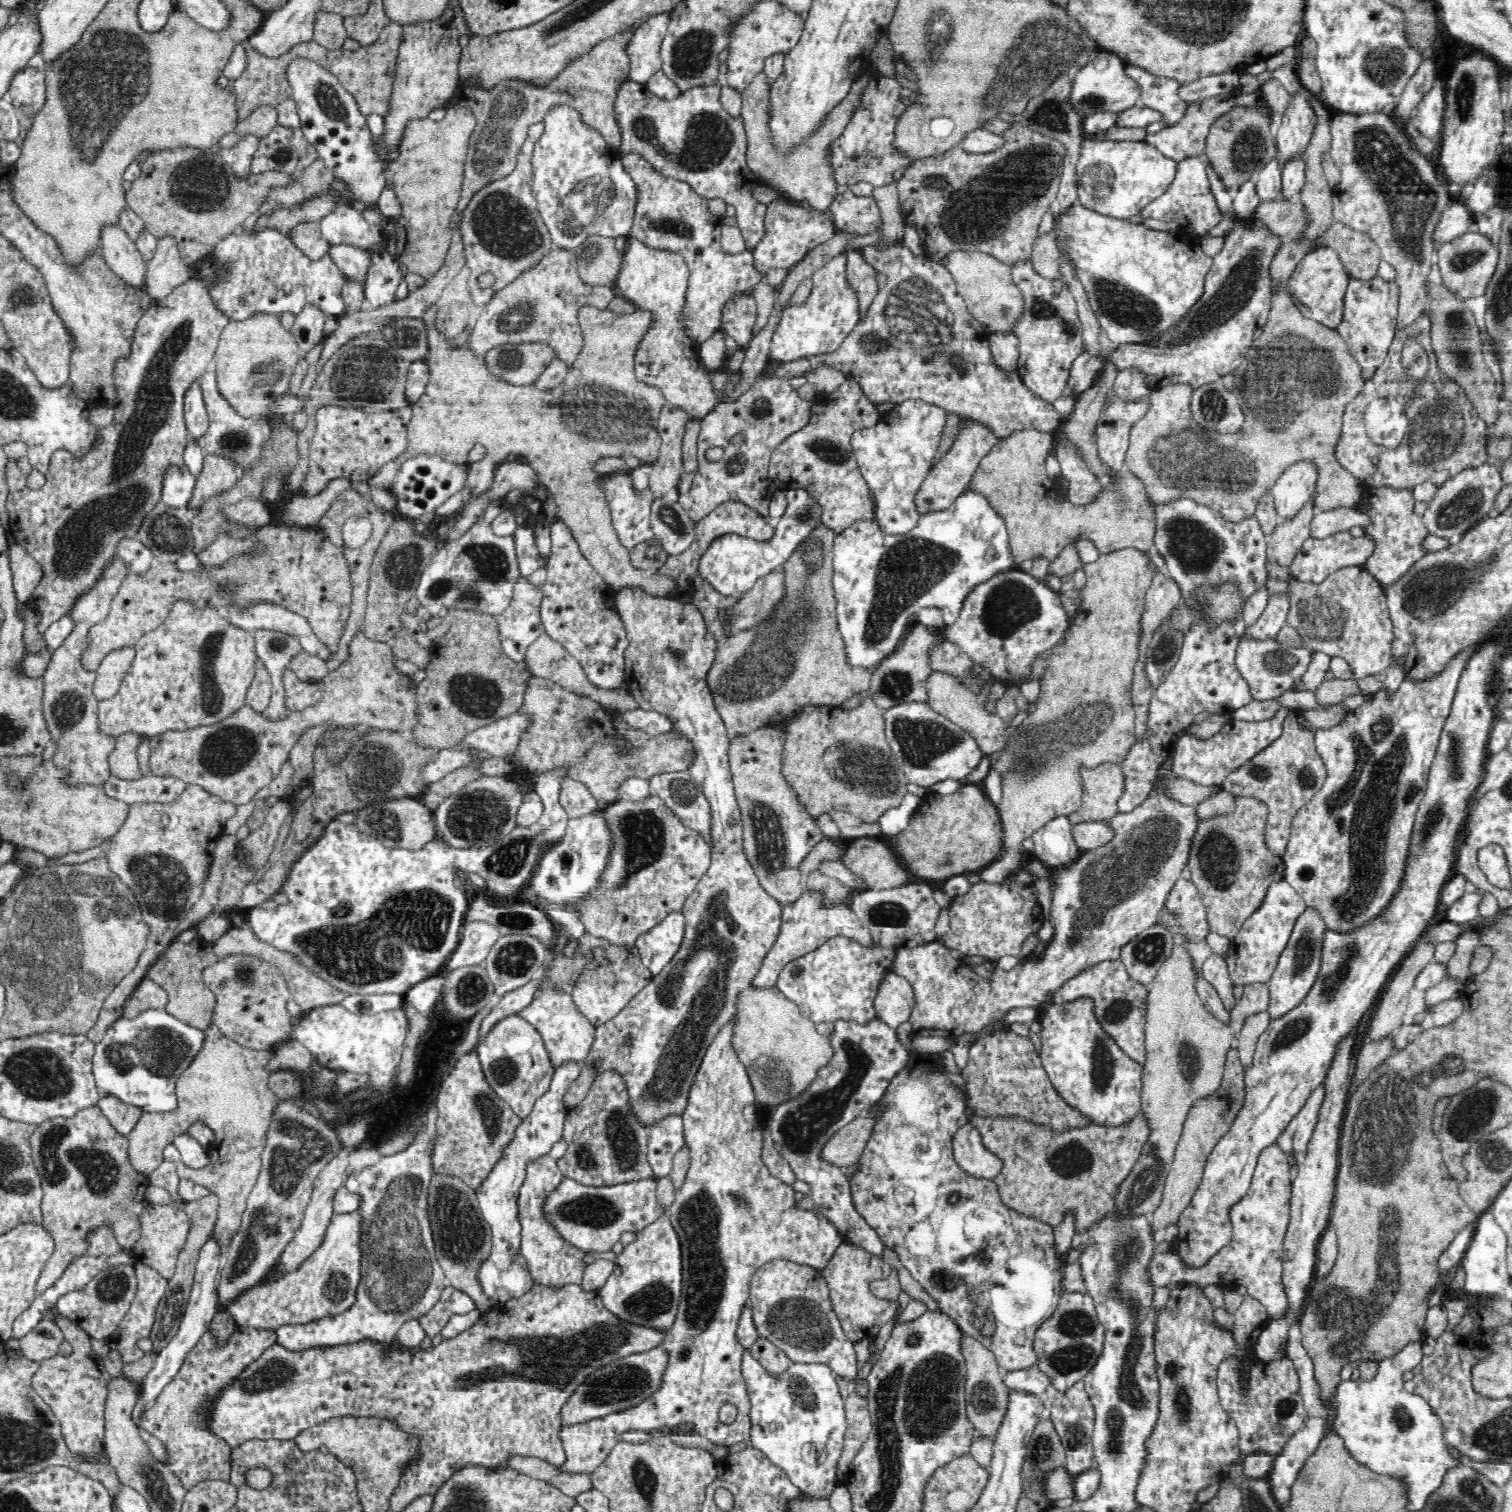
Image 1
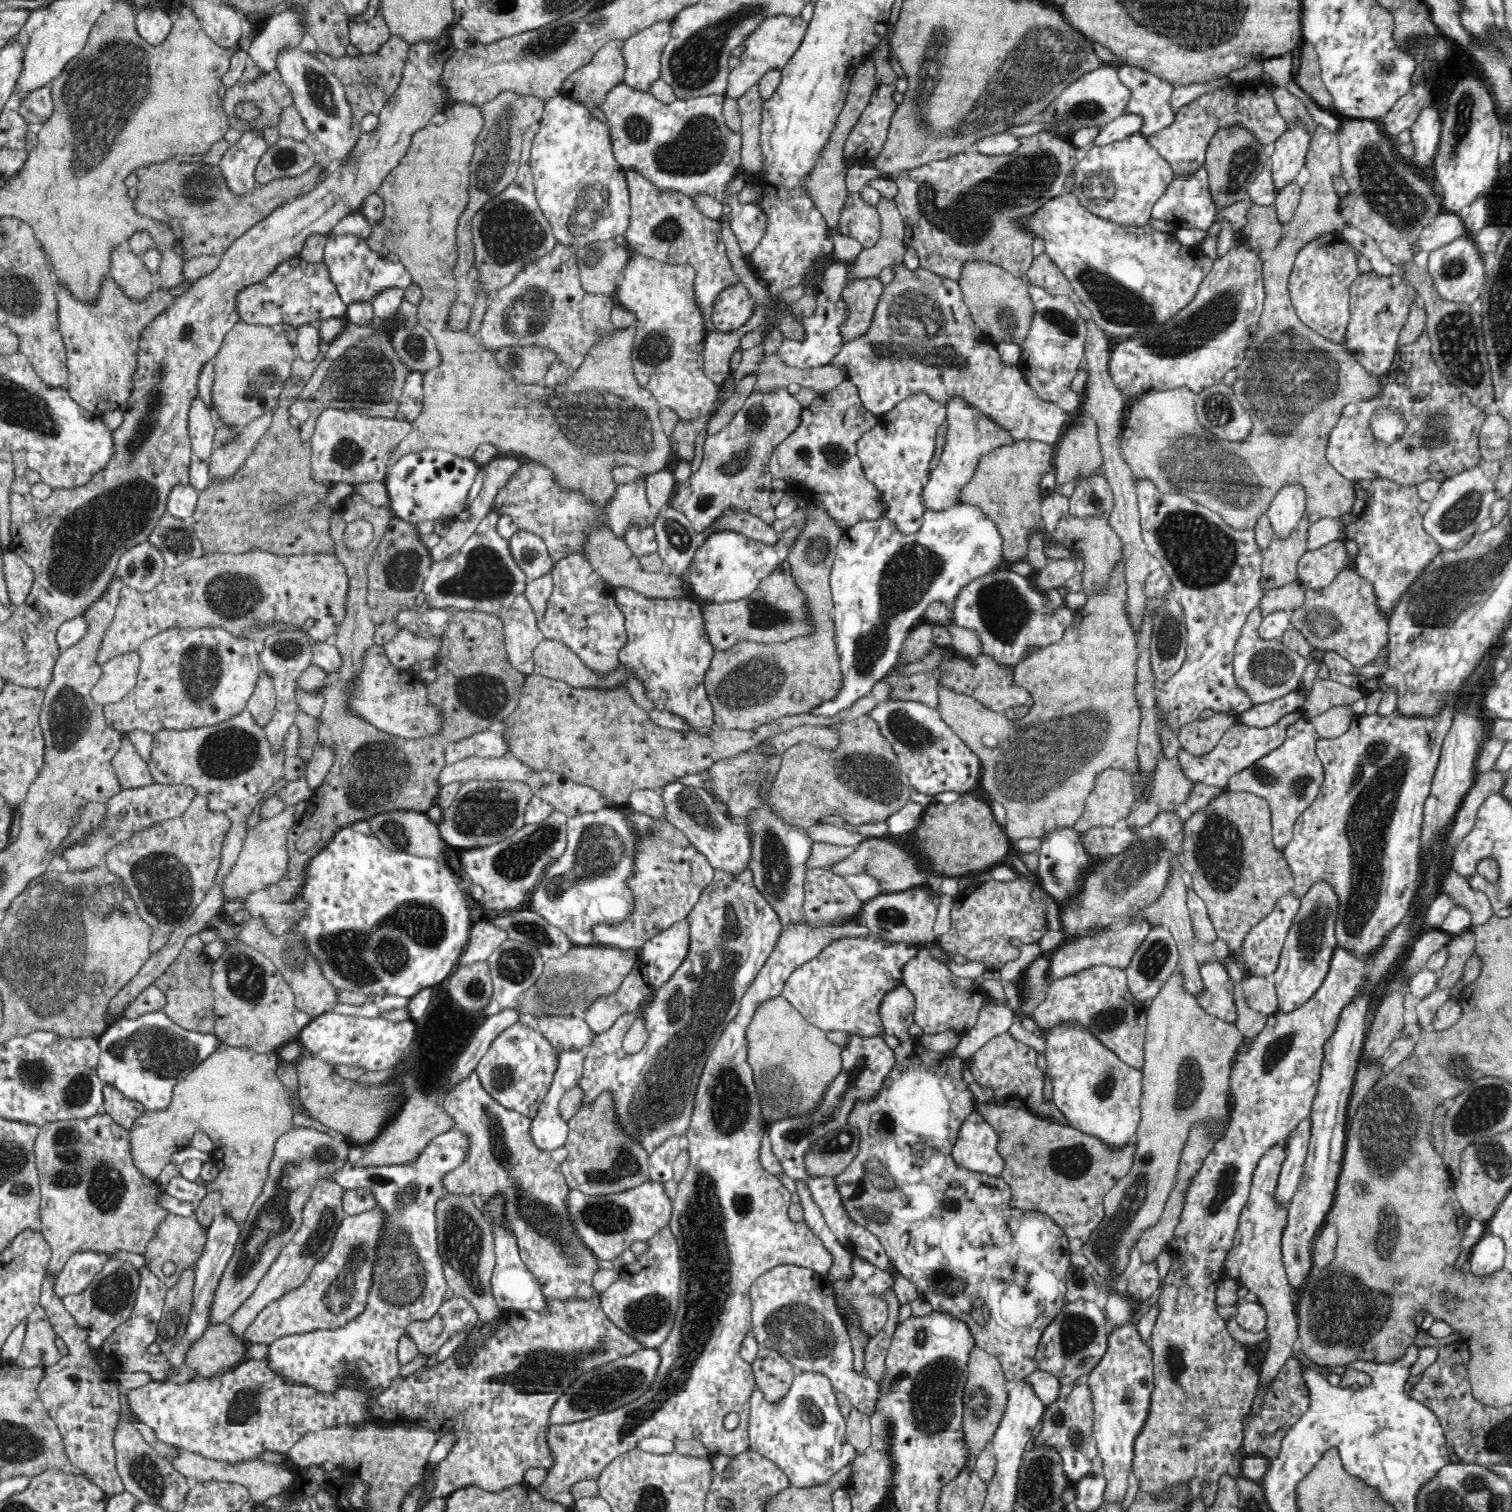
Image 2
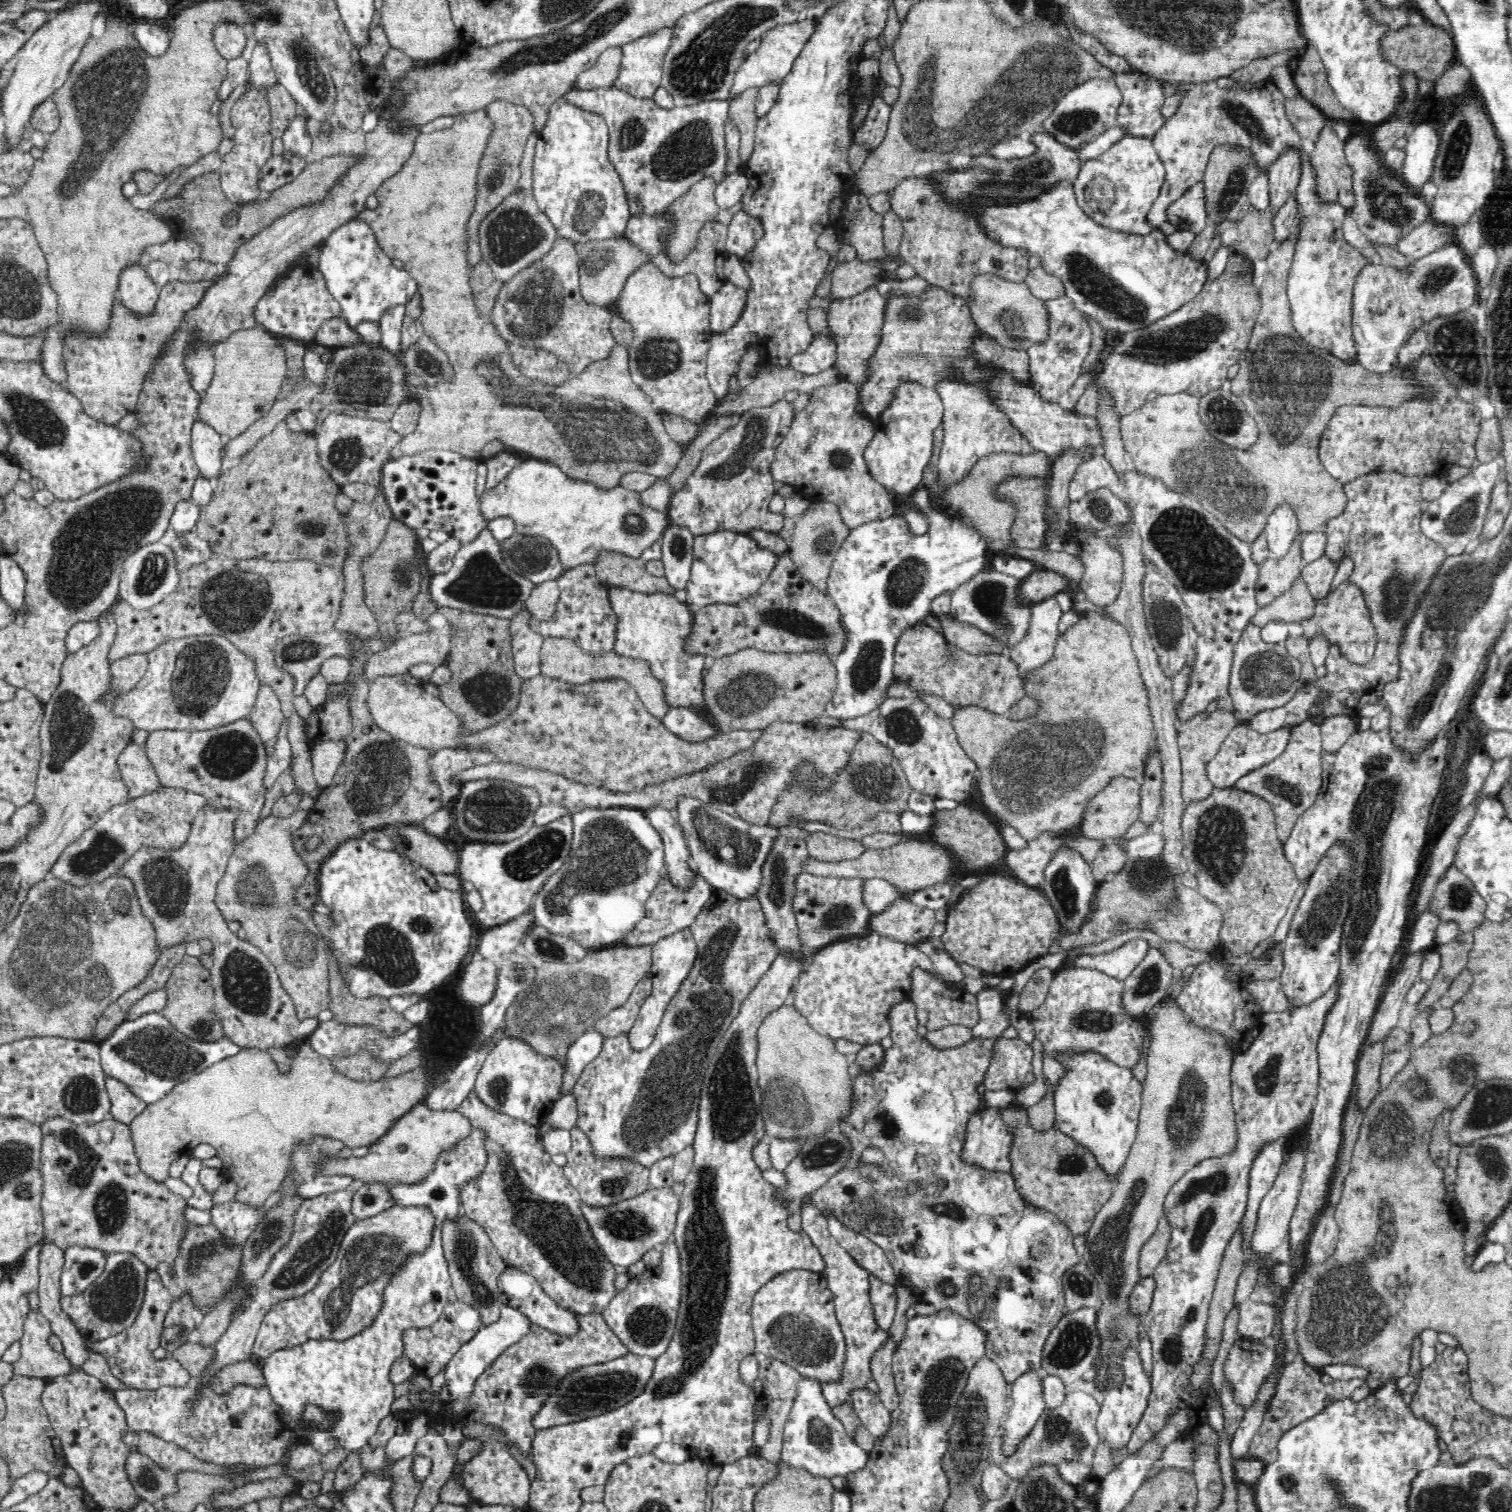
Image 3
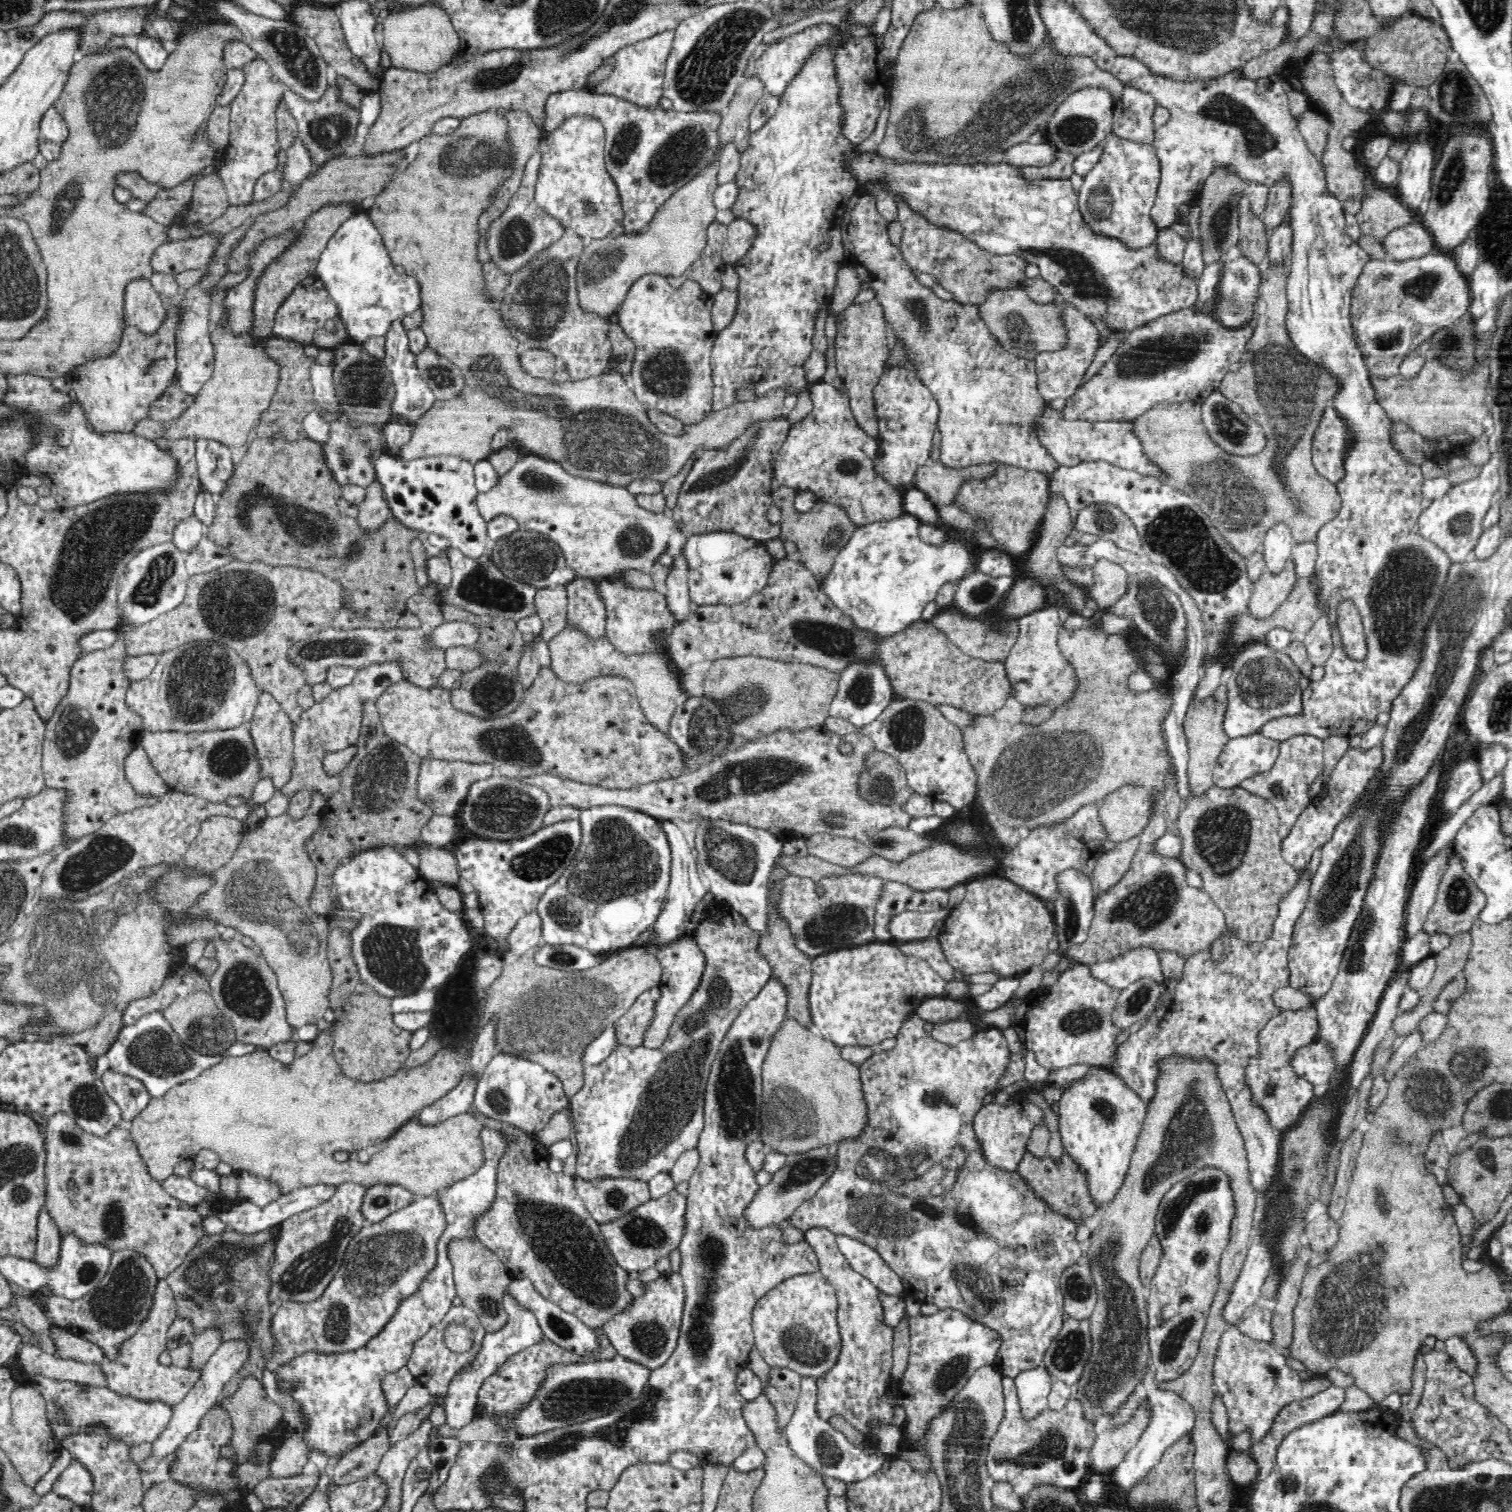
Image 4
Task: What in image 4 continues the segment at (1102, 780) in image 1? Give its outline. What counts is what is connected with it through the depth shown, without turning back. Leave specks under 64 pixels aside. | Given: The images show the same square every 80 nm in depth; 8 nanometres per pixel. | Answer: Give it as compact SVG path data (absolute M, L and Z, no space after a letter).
M1124 785L1099 802L1099 826L1115 843L1141 835L1151 819L1151 788Z

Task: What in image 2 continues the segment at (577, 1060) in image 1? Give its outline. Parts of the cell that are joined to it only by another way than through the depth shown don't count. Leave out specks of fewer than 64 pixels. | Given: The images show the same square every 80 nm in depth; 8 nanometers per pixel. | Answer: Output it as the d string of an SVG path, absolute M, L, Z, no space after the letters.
M546 1016L536 1022L544 1037L548 1038L551 1047L559 1056L564 1051L577 1051L588 1047L595 1033L588 1028L583 1018L560 1018L560 1016Z

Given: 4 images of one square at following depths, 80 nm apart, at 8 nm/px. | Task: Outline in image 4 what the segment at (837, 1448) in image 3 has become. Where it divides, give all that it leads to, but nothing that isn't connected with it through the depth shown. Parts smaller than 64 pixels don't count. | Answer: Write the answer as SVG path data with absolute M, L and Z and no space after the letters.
M810 1377L801 1378L801 1392L797 1400L792 1418L784 1428L788 1446L802 1462L812 1467L823 1478L831 1476L842 1480L846 1485L856 1480L864 1480L882 1468L884 1457L870 1458L864 1451L856 1450L843 1433L836 1431L828 1422L818 1416L817 1411L817 1380Z

